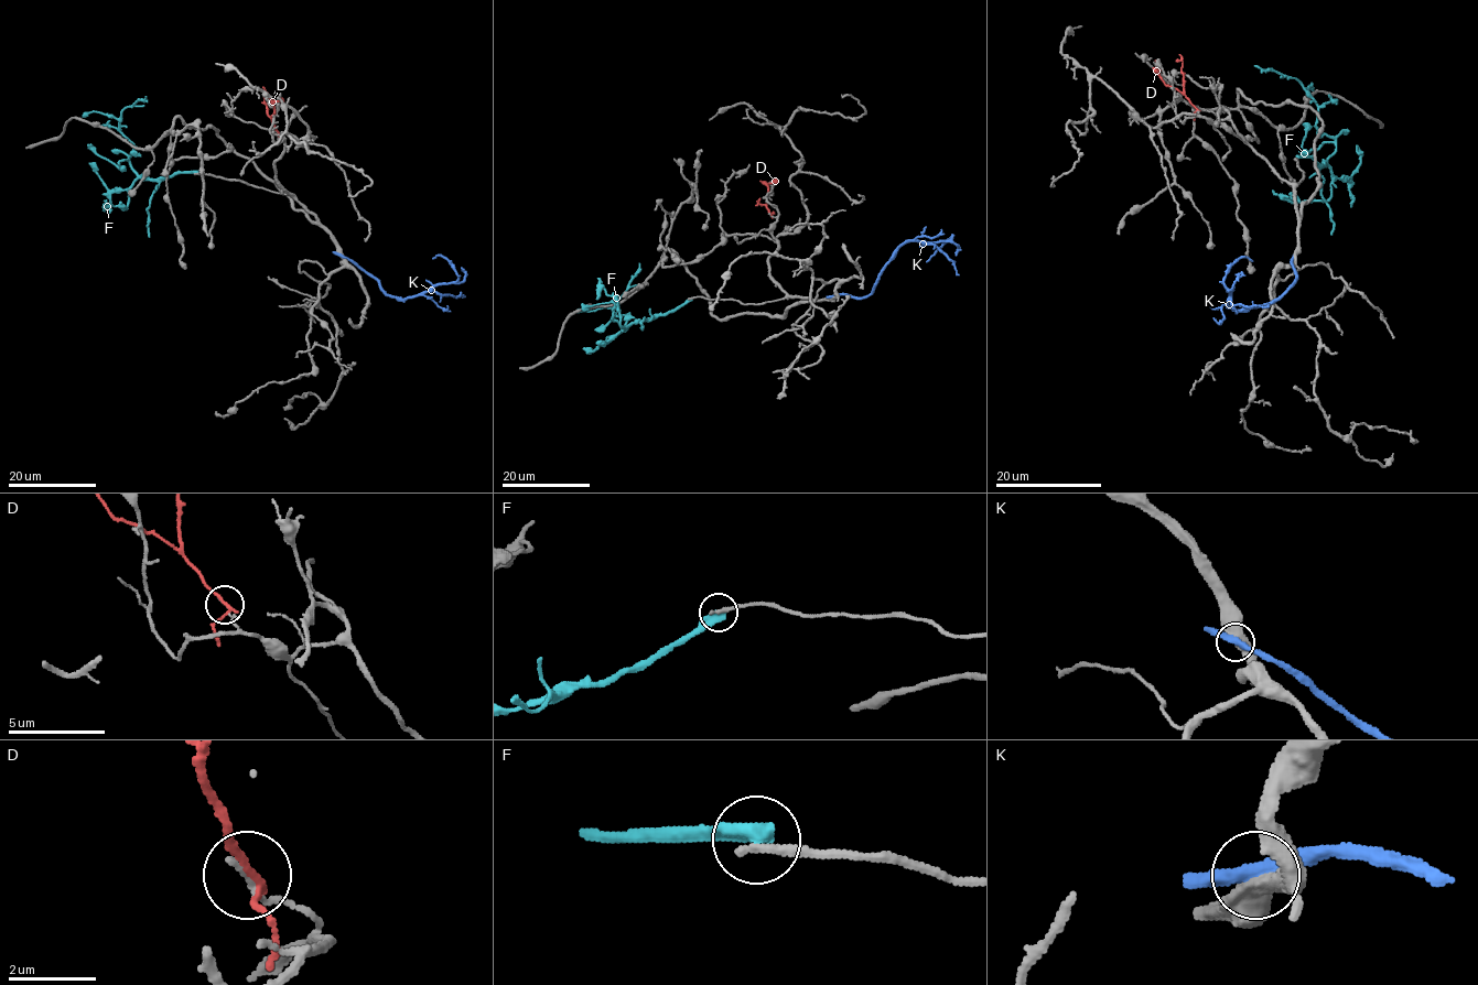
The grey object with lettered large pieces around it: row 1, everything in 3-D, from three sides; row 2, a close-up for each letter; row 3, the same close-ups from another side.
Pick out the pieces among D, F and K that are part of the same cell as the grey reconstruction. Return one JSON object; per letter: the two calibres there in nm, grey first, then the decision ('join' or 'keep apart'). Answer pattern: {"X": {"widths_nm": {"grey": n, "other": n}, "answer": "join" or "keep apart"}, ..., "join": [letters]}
{"D": {"widths_nm": {"grey": 130, "other": 160}, "answer": "keep apart"}, "F": {"widths_nm": {"grey": 200, "other": 440}, "answer": "keep apart"}, "K": {"widths_nm": {"grey": 460, "other": 320}, "answer": "keep apart"}, "join": []}

